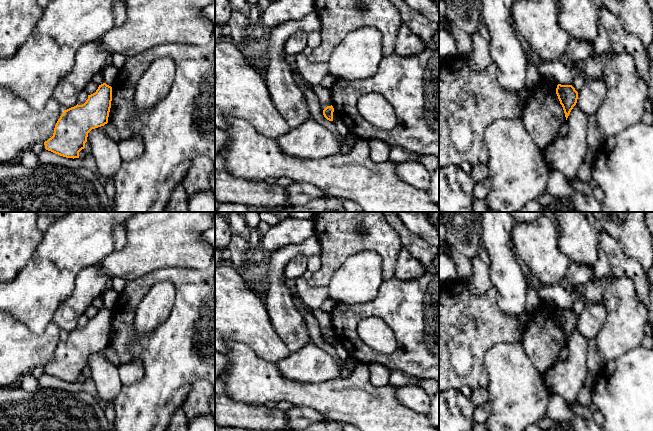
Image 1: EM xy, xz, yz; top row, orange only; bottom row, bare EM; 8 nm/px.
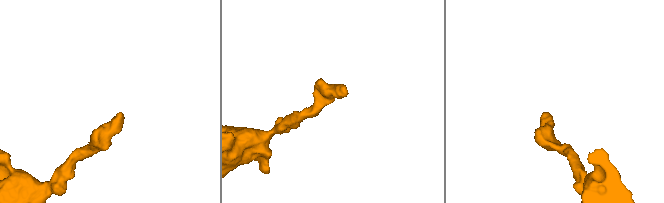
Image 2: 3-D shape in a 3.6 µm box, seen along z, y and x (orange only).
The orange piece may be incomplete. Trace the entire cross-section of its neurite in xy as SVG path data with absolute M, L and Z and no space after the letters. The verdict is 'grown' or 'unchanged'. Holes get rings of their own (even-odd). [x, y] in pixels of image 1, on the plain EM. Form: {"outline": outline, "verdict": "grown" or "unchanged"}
{"outline": "M103 307L84 328L64 334L53 360L44 366L45 373L66 382L79 382L88 357L108 347L111 325L112 311Z", "verdict": "unchanged"}

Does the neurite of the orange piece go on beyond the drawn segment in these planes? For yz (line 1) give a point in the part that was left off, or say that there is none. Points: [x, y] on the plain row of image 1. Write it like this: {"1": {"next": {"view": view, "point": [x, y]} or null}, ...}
{"1": {"next": null}}

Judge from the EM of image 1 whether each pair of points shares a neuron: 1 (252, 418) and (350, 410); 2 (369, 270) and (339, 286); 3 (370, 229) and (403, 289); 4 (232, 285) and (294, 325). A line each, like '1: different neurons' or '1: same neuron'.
1: different neurons
2: same neuron
3: different neurons
4: different neurons

